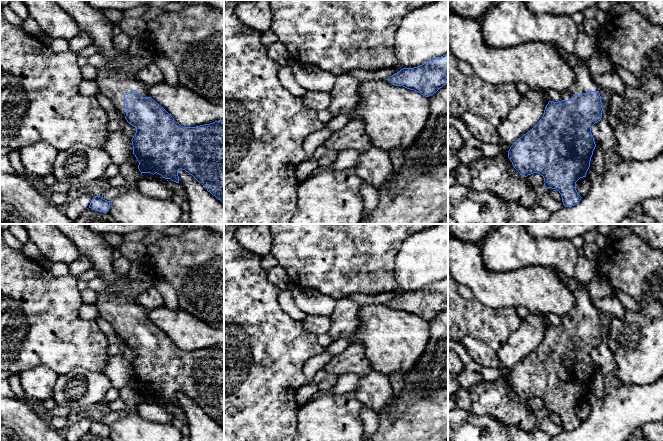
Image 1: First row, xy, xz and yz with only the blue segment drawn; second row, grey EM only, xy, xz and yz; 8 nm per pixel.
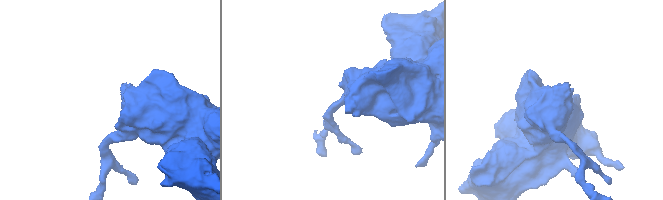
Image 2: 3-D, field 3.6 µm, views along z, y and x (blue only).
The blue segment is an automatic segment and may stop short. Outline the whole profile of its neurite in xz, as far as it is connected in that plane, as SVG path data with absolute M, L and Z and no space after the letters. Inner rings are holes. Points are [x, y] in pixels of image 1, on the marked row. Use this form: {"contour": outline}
{"contour": "M445 54L420 66L403 68L387 80L395 86L403 86L429 97L446 84L447 77L448 54Z"}

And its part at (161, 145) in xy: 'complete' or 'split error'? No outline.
split error

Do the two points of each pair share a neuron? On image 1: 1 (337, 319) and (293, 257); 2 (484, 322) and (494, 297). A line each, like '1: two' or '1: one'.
1: two
2: two

